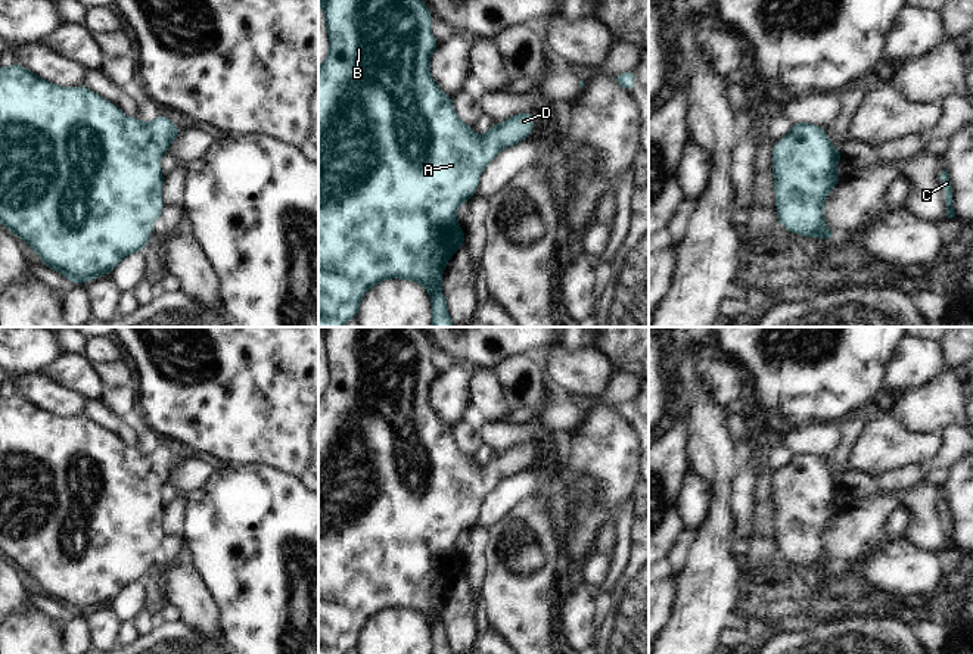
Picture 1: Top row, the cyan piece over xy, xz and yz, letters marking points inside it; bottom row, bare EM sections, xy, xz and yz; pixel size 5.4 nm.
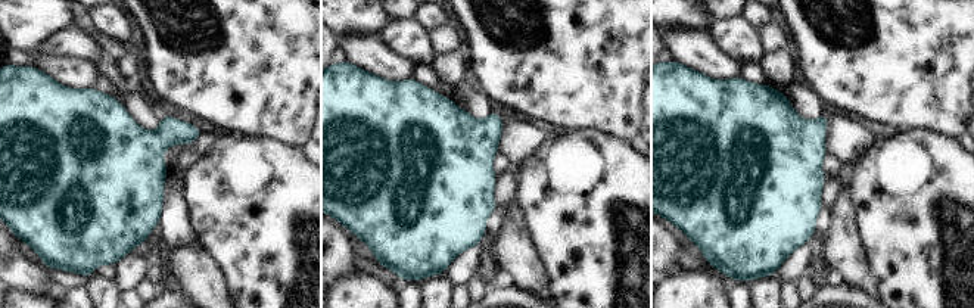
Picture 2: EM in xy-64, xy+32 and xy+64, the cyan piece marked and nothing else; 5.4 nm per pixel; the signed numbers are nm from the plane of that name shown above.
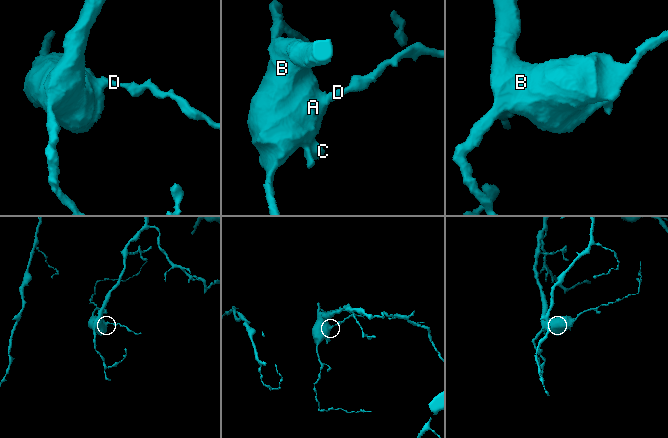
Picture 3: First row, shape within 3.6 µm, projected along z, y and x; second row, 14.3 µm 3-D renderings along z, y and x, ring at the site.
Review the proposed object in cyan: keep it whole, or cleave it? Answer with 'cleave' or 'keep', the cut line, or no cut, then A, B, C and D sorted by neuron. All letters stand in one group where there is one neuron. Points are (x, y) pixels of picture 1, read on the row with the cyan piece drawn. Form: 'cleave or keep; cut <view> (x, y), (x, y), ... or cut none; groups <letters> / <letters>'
keep; cut none; groups A B C D

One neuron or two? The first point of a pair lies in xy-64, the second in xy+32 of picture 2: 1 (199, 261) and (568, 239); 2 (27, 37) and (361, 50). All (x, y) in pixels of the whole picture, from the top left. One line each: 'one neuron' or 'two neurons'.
1: two neurons
2: two neurons

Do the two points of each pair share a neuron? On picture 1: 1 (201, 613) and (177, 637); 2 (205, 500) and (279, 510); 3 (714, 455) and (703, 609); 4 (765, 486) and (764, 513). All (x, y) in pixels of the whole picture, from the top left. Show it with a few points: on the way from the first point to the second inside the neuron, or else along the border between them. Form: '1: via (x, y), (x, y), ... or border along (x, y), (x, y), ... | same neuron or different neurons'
1: border along (180, 619), (208, 638) | different neurons
2: via (223, 510), (261, 510) | same neuron
3: via (721, 494), (721, 529), (714, 570) | same neuron
4: via (764, 492), (764, 507) | same neuron

